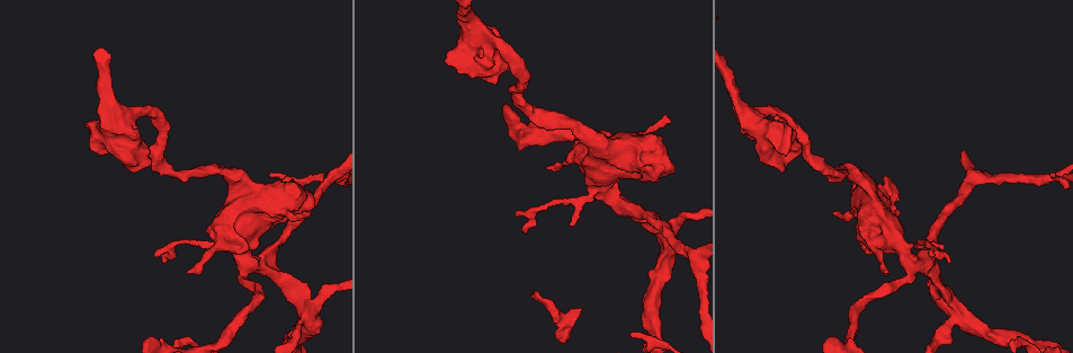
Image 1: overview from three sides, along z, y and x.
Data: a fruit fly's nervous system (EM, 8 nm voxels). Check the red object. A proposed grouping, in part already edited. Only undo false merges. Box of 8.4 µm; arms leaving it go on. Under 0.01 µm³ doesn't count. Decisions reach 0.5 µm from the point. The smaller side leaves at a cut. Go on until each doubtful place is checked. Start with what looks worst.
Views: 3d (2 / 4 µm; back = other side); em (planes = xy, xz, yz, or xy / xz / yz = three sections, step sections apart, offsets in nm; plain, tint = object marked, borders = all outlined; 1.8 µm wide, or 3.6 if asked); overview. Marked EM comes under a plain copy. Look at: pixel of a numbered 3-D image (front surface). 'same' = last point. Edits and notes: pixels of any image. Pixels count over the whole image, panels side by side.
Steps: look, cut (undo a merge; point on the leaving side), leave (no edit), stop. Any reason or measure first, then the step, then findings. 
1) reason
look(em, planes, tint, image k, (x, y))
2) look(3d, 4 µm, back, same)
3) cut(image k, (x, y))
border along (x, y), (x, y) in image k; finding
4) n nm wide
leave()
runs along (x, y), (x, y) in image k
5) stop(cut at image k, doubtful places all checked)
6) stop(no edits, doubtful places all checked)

look(3d, 4 µm, image 1, (111, 133))

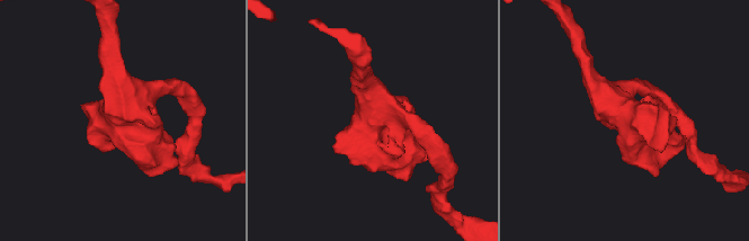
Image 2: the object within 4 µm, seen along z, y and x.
look(em, 3.6 µm, planes, borders, image 2, (119, 121))

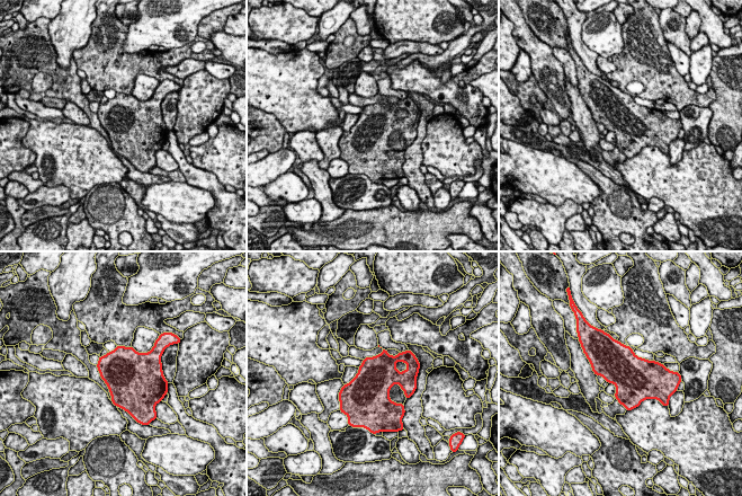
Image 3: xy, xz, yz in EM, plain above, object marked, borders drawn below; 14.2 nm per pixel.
leave()
all the same neuron

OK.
sharp bend
look(3d, 2 µm, image 1, (249, 262))

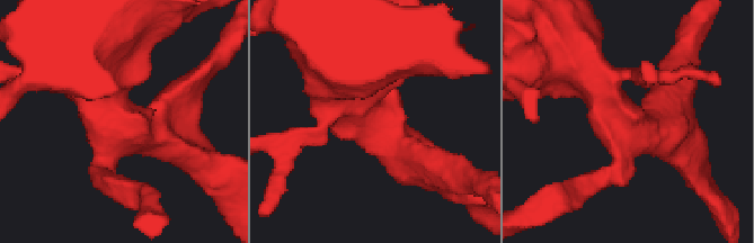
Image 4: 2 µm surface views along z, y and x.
4 arms; need the tissue
look(em, planes, tint, image 4, (374, 121))

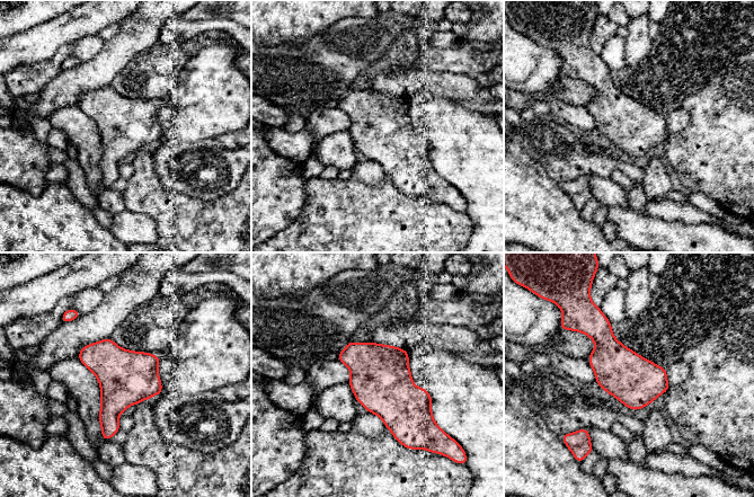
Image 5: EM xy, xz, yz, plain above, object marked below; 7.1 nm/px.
360 nm wide
leave()
one neuron here

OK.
sudden change in width
look(em, xz, step 16, tint, image 1, (235, 179))

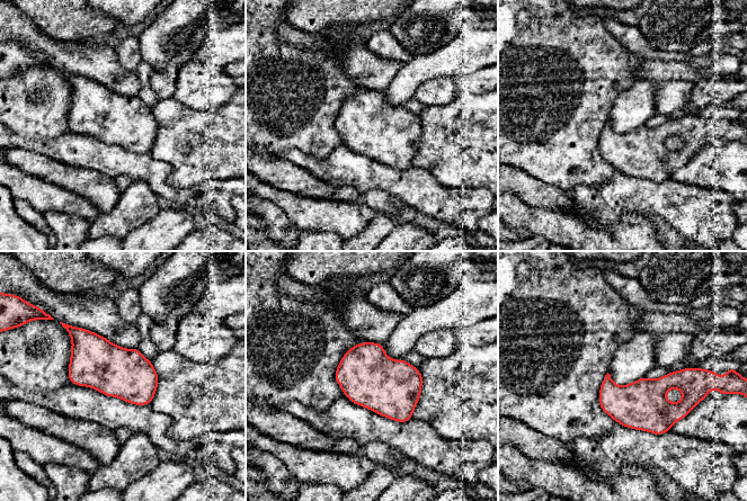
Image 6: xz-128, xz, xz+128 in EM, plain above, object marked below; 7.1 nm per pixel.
90 nm wide
leave()
one neuron here

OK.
thick turns thin
look(3d, 4 µm, image 1, (296, 212))

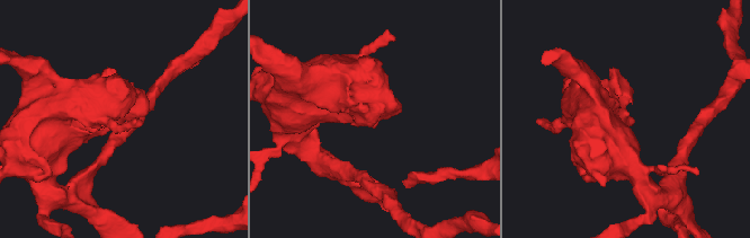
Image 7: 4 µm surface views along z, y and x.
need the tissue
look(em, 3.6 µm, planes, borders, image 7, (620, 115))

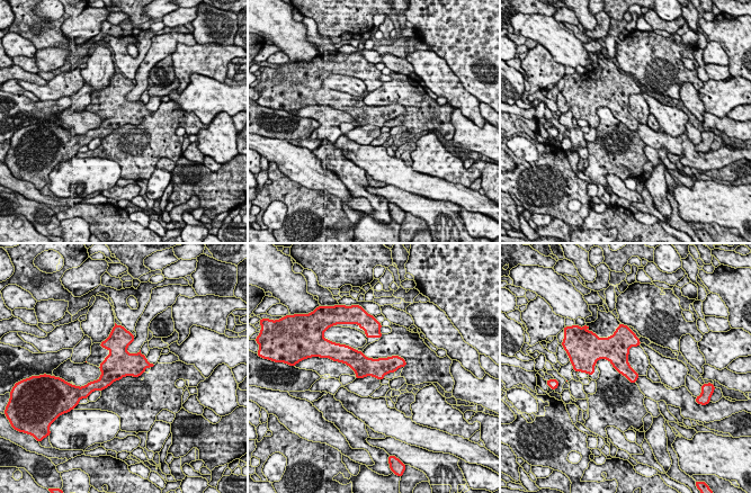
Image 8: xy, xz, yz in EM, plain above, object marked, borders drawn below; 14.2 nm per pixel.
240 nm wide
leave()
runs along (343, 359), (361, 365), (402, 364) in image 8; continuous, no second neuron

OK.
stop(no edits, doubtful places all checked)

